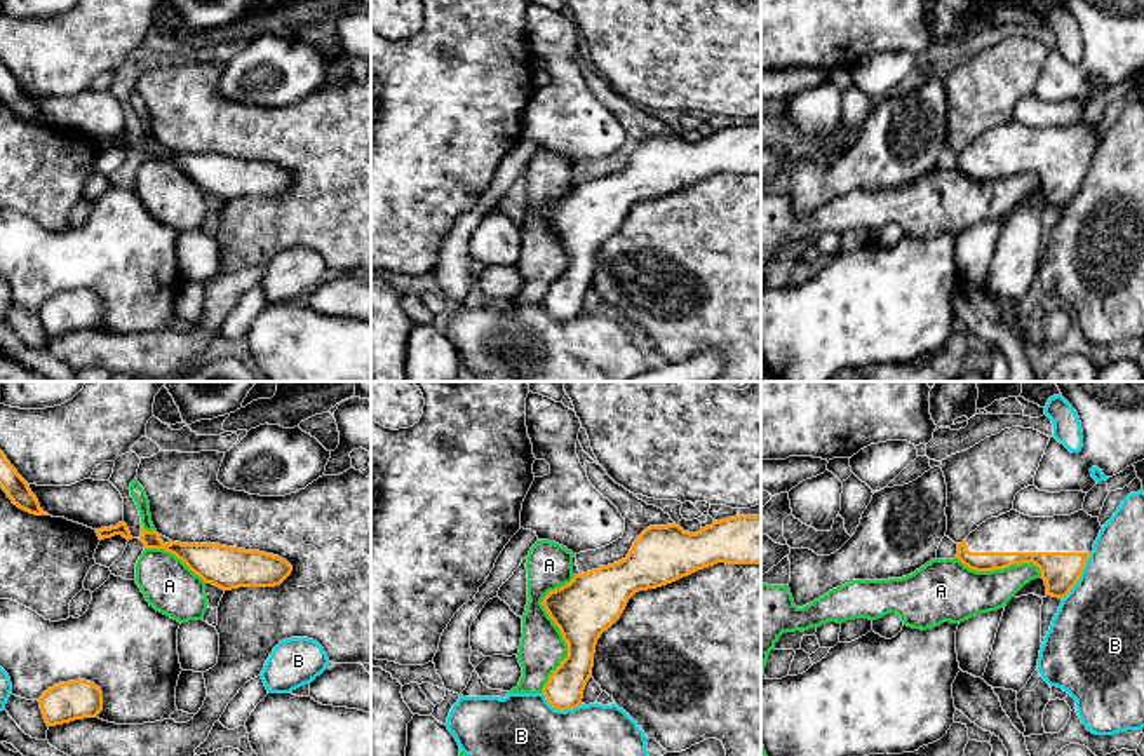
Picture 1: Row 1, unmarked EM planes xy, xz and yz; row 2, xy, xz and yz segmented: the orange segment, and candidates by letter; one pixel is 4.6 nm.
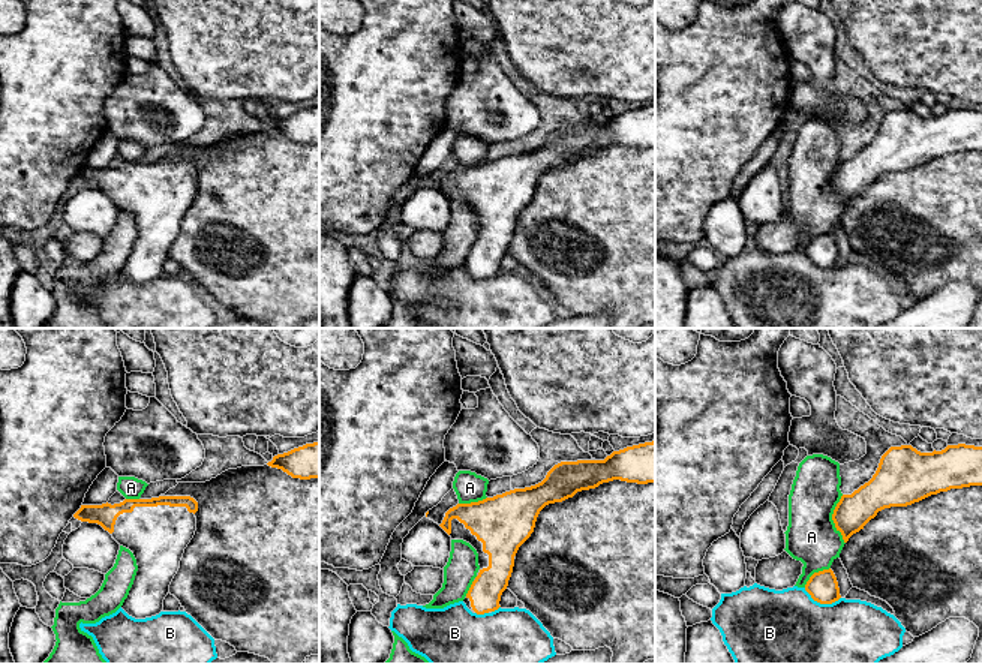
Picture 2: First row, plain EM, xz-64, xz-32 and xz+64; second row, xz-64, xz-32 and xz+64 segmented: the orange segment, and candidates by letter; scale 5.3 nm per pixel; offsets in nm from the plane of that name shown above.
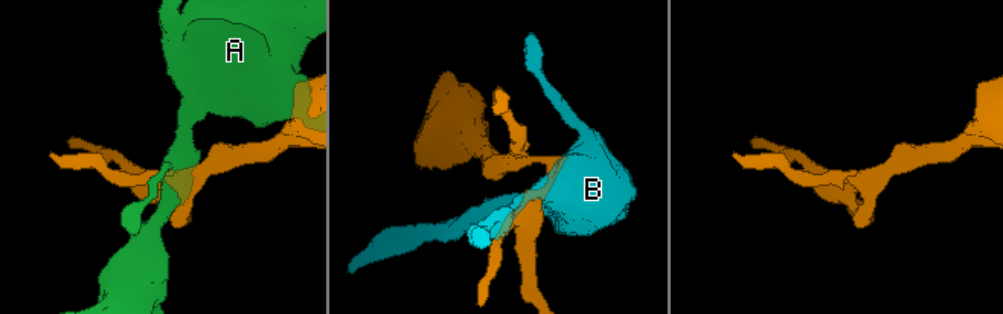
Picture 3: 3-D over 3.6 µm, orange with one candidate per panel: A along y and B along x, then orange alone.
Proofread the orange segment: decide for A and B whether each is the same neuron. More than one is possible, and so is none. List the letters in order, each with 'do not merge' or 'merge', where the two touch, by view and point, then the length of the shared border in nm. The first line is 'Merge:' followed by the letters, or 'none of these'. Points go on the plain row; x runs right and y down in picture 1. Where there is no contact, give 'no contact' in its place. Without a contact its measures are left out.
Merge: none of these
A: do not merge; meets orange in xz at (559, 239); contact 550 nm long
B: do not merge; meets orange in yz at (1080, 185); contact 260 nm long

